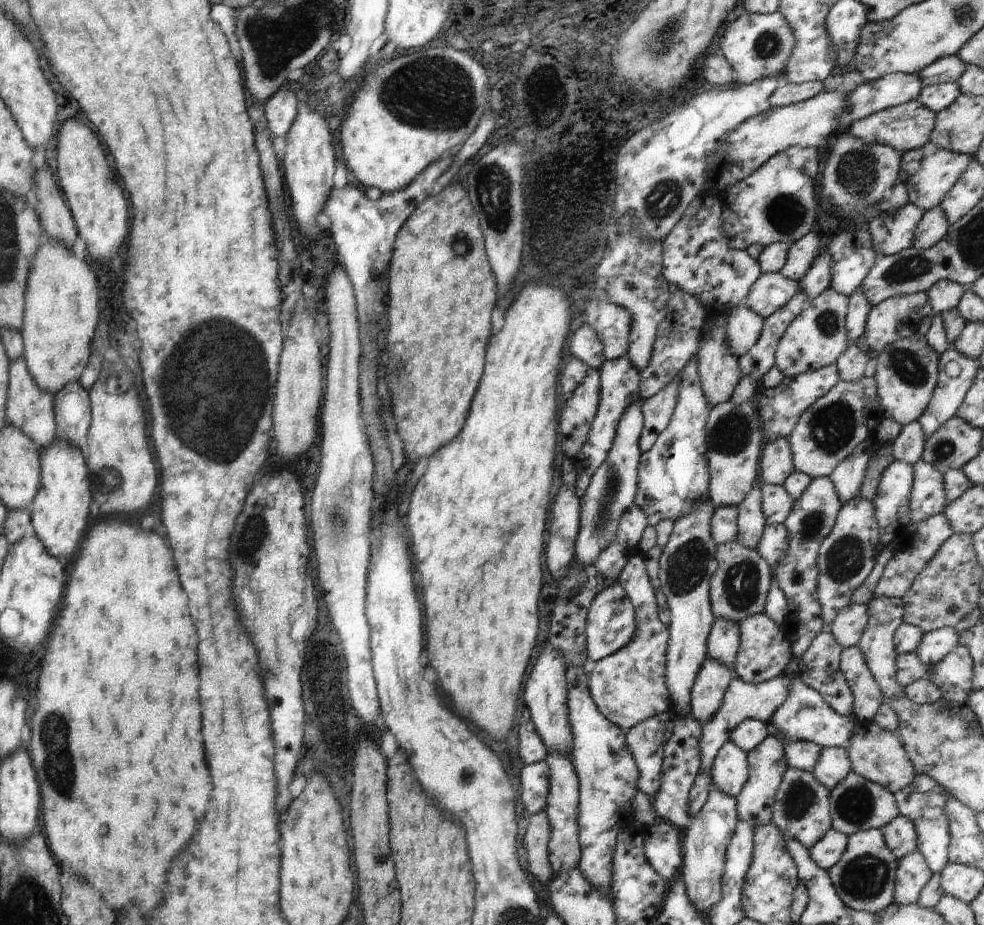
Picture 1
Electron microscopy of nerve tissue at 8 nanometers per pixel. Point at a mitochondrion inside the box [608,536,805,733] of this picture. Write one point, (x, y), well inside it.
(742, 582)

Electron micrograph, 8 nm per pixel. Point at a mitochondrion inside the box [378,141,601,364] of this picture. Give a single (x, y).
(491, 186)

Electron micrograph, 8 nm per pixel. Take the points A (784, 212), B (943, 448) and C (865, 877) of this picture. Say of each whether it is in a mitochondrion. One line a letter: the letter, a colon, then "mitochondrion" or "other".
A: mitochondrion
B: mitochondrion
C: mitochondrion

